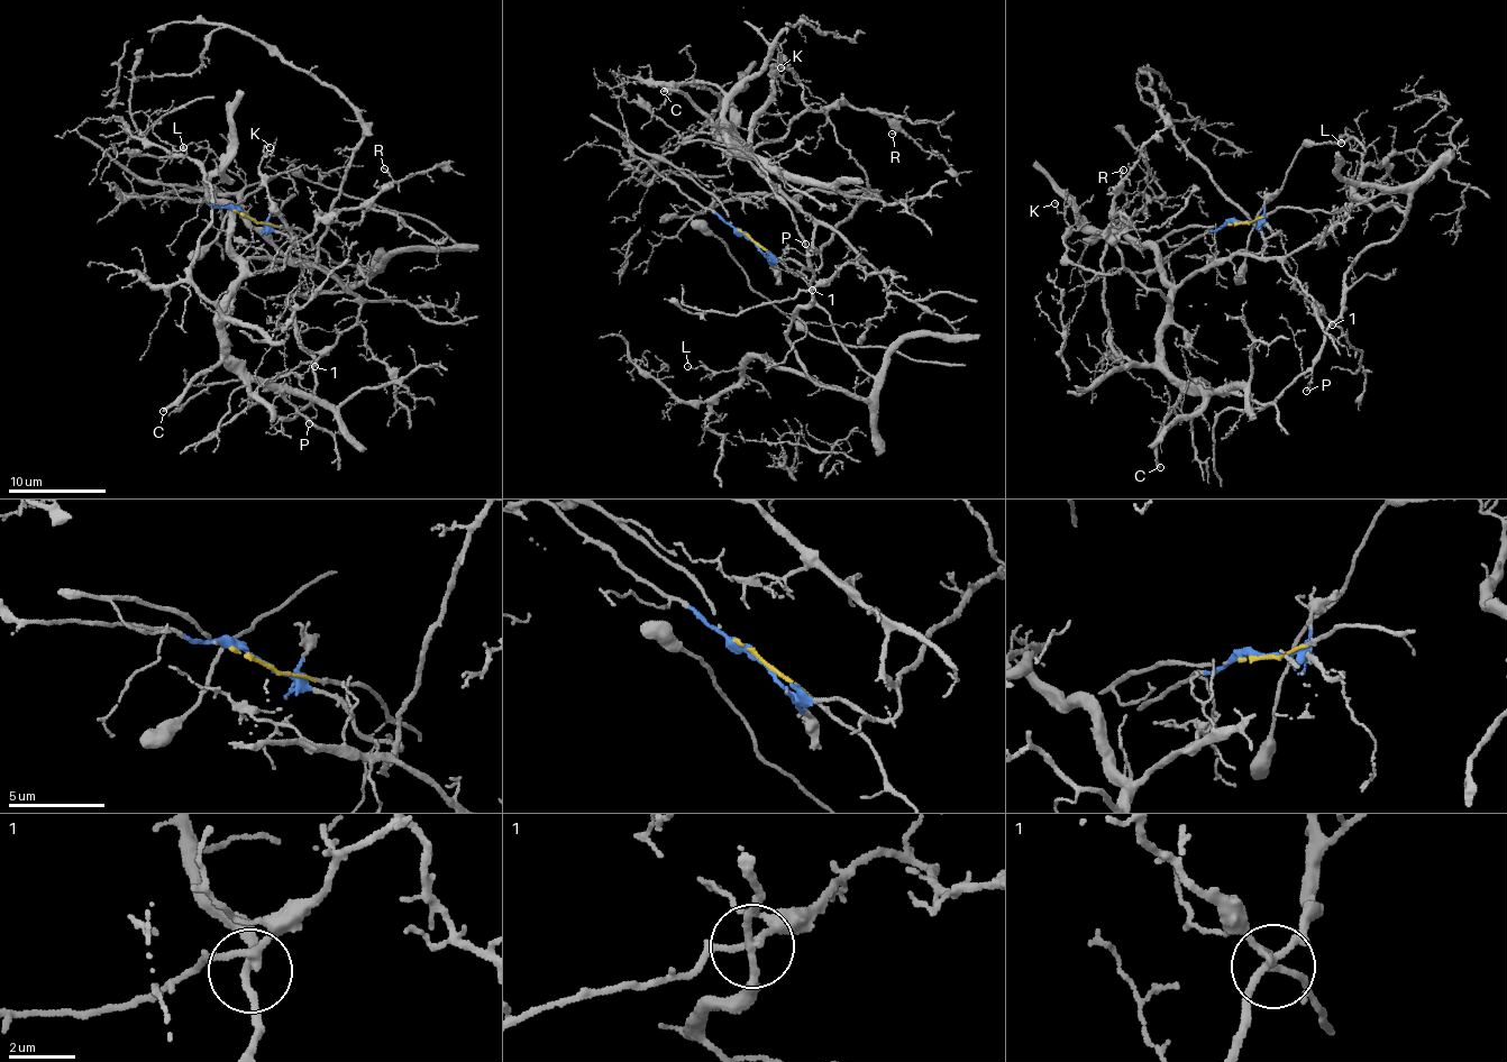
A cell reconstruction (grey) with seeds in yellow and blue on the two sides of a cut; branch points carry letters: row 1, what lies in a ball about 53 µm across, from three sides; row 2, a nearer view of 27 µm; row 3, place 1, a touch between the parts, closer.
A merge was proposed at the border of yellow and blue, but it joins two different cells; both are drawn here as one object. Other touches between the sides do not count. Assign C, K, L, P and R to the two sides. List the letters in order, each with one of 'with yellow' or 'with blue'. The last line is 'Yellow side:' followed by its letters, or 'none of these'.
C: with blue
K: with blue
L: with yellow
P: with yellow
R: with blue
Yellow side: L, P

